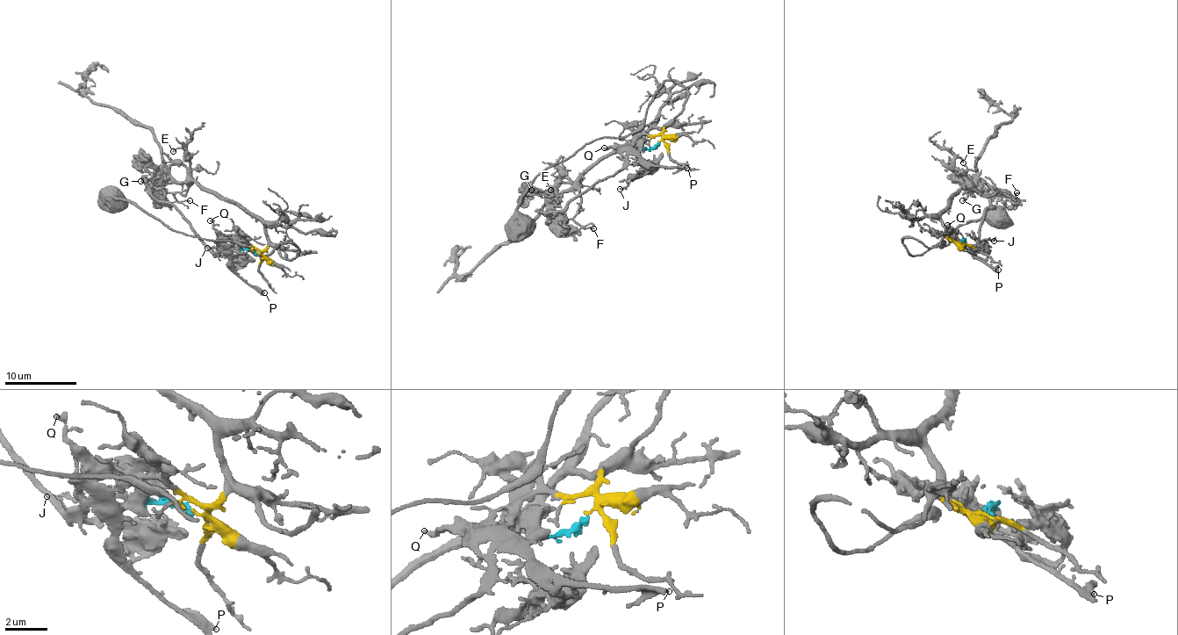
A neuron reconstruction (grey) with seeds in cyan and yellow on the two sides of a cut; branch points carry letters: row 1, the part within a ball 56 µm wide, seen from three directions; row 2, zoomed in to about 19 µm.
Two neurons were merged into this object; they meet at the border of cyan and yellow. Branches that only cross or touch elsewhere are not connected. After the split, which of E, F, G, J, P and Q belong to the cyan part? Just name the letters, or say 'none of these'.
G, J, P, Q

